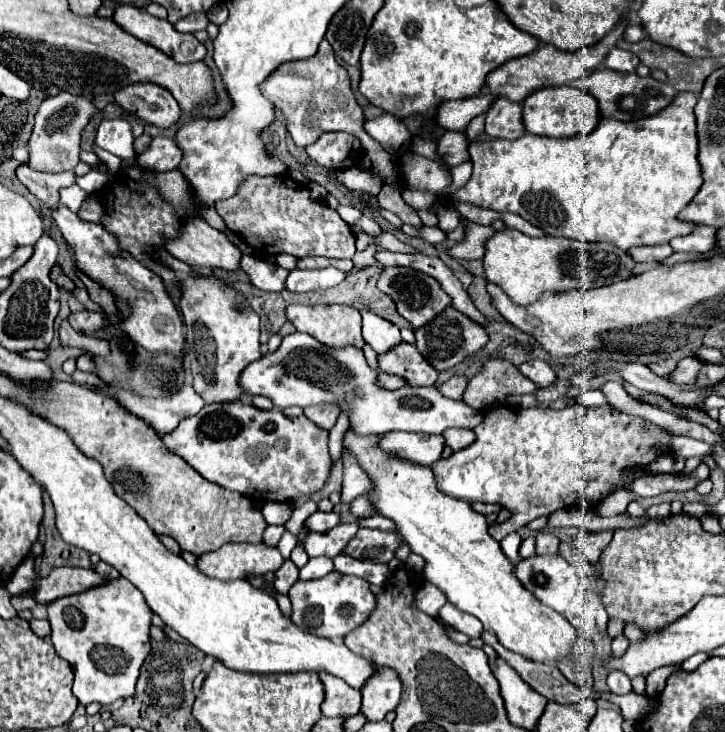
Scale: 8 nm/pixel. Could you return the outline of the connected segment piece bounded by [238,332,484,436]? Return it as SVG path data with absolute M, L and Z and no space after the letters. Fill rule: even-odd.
M288 334L280 348L258 358L240 374L238 382L244 396L266 396L278 410L288 406L318 406L336 404L340 412L346 412L350 430L358 436L386 434L392 430L442 434L446 428L476 428L482 422L482 410L474 410L462 400L450 400L436 388L406 386L398 390L386 390L378 384L378 372L370 368L364 352L356 346L324 346L308 334Z

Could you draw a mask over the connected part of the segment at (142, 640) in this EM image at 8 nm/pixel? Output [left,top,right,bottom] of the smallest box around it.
[48,576,152,706]

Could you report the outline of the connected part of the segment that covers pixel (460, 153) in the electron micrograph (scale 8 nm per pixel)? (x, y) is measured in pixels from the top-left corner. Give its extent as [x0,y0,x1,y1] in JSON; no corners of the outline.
[436,132,468,170]

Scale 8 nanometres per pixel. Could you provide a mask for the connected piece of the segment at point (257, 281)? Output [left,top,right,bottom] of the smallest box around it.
[240,256,288,292]

